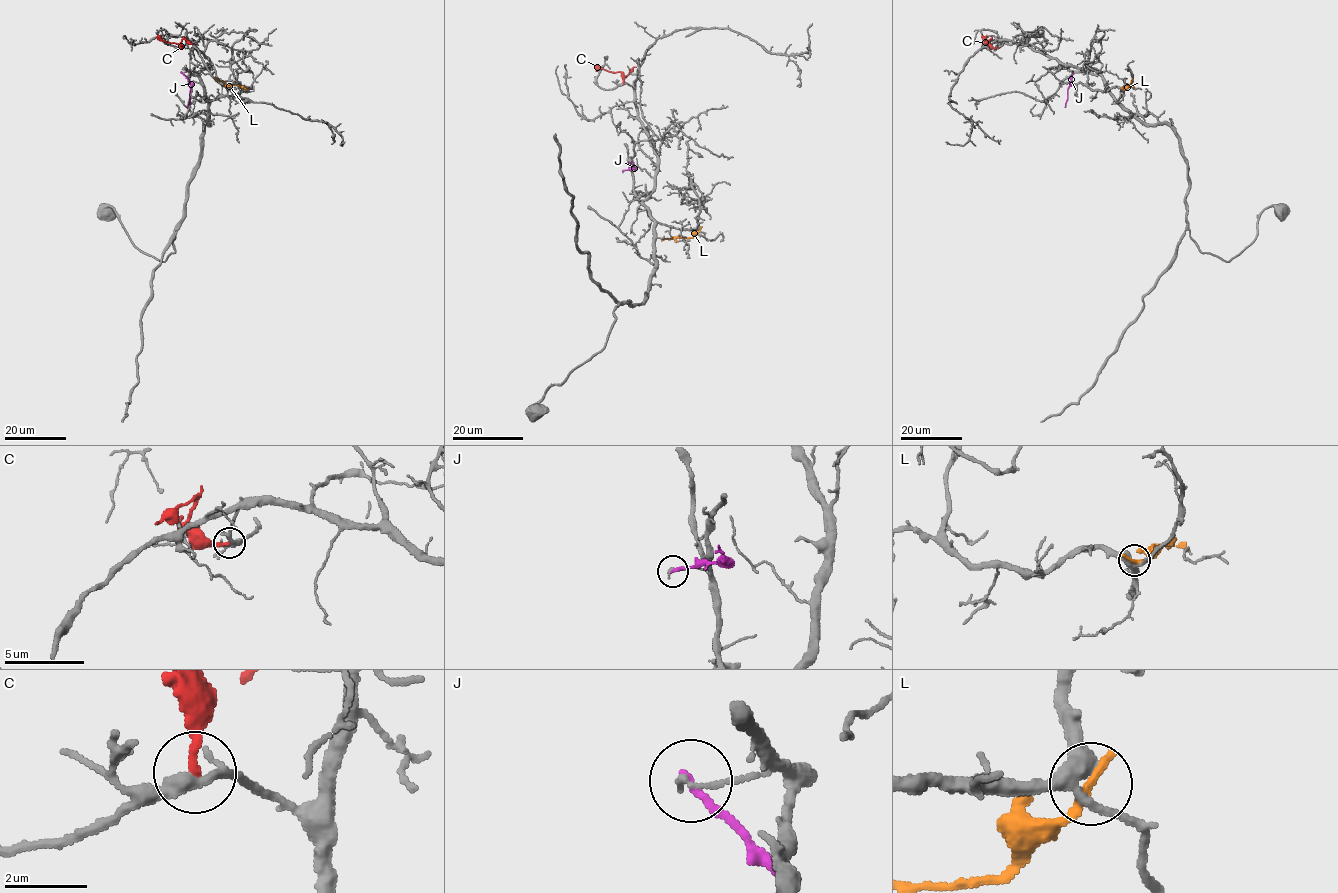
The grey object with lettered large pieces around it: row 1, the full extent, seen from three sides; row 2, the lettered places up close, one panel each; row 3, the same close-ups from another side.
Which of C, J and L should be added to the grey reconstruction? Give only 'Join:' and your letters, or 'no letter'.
Join: no letter

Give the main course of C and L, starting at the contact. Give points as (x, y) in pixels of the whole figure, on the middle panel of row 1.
C: (623, 83), (619, 72), (609, 72), (595, 65)
L: (700, 229), (692, 237), (661, 241)

